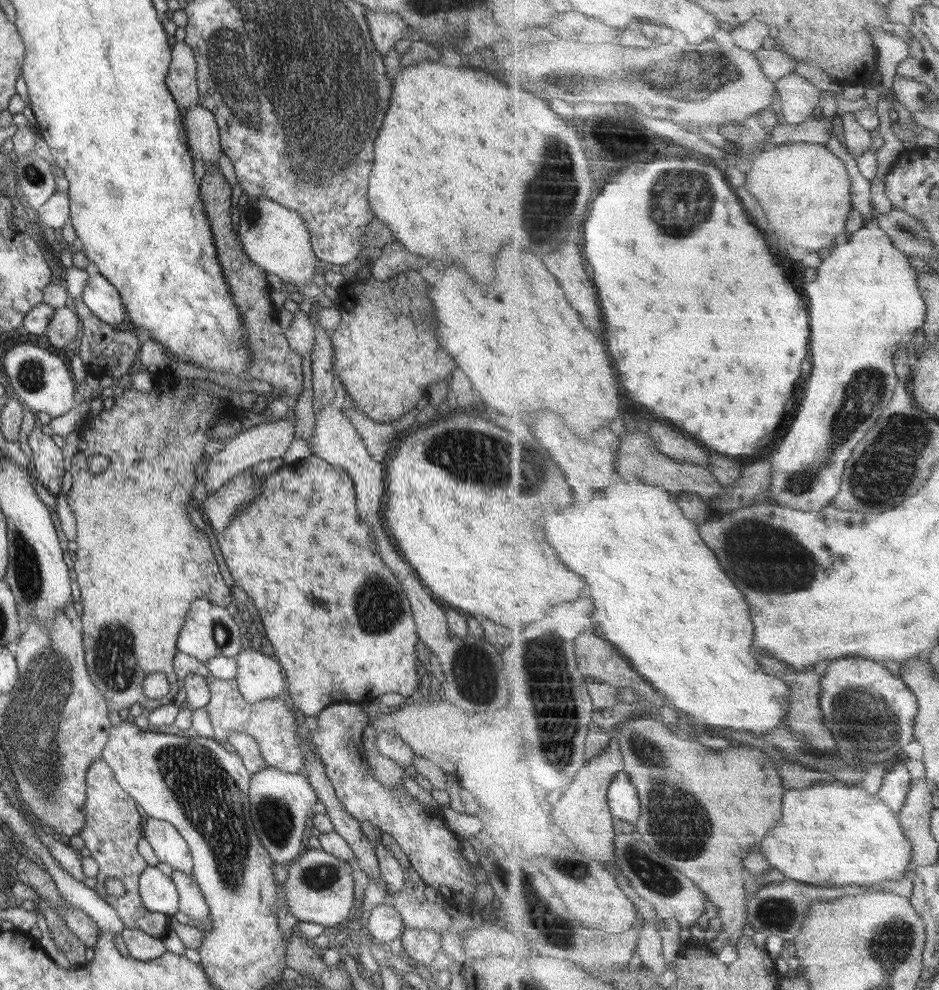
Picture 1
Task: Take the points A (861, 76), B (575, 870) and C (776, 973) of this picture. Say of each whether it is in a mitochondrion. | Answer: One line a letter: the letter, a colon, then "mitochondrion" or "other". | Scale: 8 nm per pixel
A: other
B: mitochondrion
C: other

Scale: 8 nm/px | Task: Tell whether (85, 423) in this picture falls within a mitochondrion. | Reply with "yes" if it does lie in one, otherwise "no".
no

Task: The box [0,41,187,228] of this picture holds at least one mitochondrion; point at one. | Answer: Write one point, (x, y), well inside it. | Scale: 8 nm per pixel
(33, 171)

